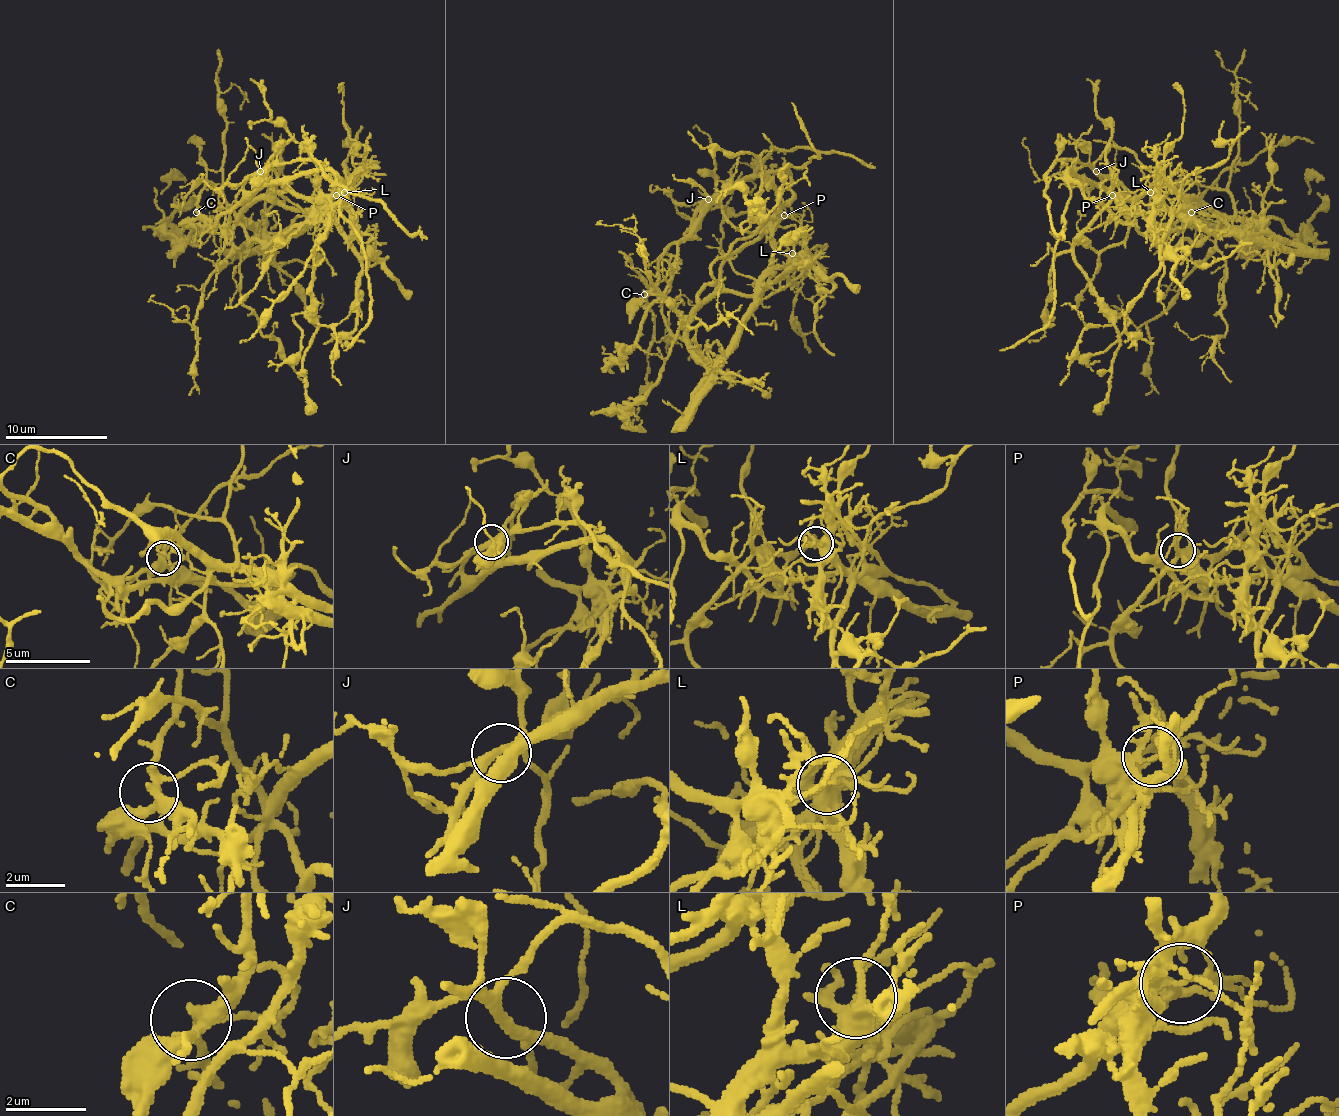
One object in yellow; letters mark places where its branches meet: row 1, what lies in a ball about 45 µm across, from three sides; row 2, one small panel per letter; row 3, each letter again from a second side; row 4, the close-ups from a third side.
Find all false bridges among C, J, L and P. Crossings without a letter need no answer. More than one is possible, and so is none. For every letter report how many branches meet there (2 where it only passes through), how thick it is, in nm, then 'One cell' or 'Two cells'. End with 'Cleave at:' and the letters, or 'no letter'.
C: Branches: 4. Thickness 320 nm. One cell
J: Branches: 5. Thickness 240 nm. Two cells
L: Branches: 6. Thickness 360 nm. One cell
P: Branches: 5. Thickness 200 nm. Two cells
Cleave at: J, P

